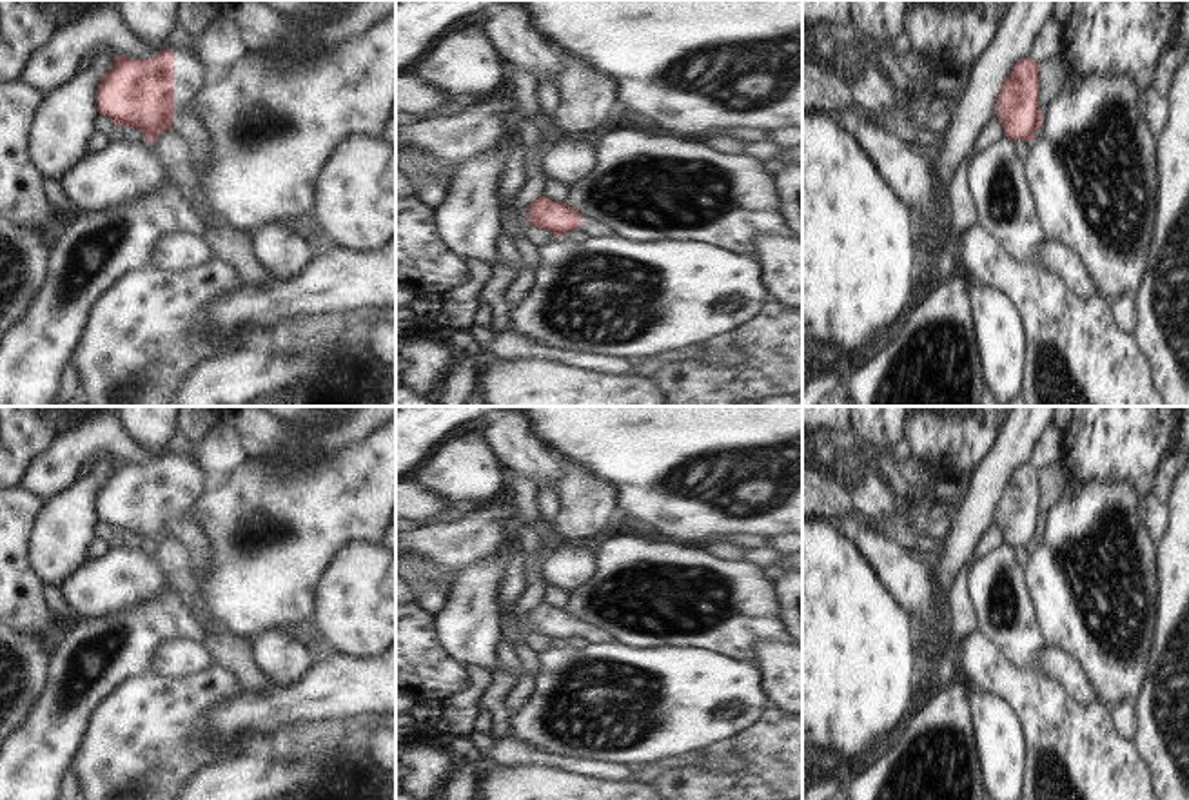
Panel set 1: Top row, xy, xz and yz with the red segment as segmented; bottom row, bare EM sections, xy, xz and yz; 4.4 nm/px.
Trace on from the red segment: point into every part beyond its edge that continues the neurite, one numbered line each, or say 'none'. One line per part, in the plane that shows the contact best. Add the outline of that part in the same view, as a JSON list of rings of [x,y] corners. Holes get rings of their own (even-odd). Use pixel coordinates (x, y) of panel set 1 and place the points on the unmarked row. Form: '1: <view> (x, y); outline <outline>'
1: xy (189, 479); outline [[[187,457],[174,459],[174,530],[172,539],[189,553],[189,568],[198,579],[212,575],[212,553],[200,528],[187,517],[187,510],[209,483],[209,473]]]

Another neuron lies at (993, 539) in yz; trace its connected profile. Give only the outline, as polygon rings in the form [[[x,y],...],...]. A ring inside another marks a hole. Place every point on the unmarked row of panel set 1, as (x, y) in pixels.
[[[995,524],[980,541],[975,553],[975,561],[989,555],[991,551],[998,550],[1004,544],[1006,544],[1006,539],[1004,539],[1002,528]]]

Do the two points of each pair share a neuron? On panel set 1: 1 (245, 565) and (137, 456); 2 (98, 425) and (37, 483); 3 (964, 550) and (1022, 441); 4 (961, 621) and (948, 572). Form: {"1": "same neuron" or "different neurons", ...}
{"1": "different neurons", "2": "same neuron", "3": "same neuron", "4": "different neurons"}

